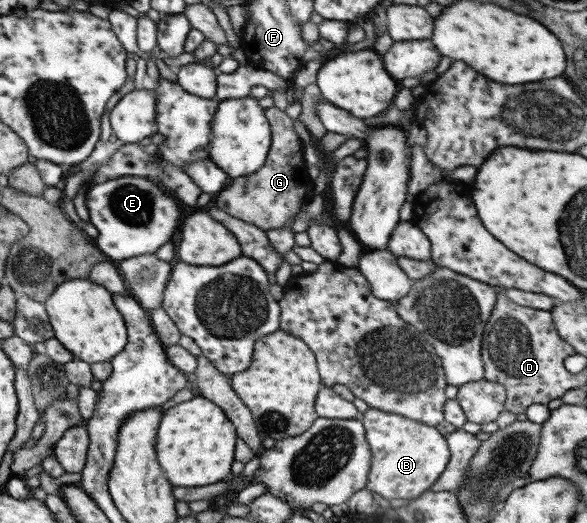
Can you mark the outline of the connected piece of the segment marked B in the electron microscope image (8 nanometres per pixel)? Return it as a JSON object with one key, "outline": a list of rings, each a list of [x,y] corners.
{"outline":[[[370,407],[360,414],[359,418],[365,427],[367,442],[370,443],[370,449],[374,453],[366,489],[380,493],[382,497],[388,497],[388,499],[418,497],[446,469],[451,452],[446,438],[435,427],[409,417]]]}

